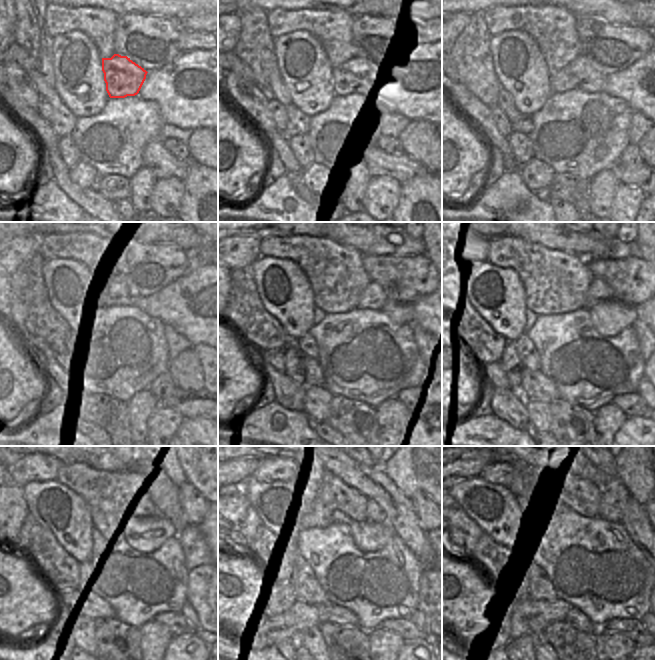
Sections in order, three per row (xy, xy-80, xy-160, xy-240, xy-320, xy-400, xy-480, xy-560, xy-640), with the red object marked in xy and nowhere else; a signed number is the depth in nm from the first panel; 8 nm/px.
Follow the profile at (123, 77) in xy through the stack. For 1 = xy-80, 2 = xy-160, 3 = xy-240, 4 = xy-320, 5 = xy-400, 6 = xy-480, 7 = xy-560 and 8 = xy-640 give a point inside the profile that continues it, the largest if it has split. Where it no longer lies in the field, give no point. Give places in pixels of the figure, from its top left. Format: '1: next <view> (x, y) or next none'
1: next xy-80 (353, 76)
2: next xy-160 (578, 75)
3: next xy-240 (124, 299)
4: next xy-320 (374, 297)
5: next xy-400 (598, 291)
6: next xy-480 (147, 503)
7: next xy-560 (375, 513)
8: next xy-640 (614, 497)

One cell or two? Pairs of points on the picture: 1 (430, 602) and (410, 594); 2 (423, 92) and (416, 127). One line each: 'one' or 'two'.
1: two
2: two

